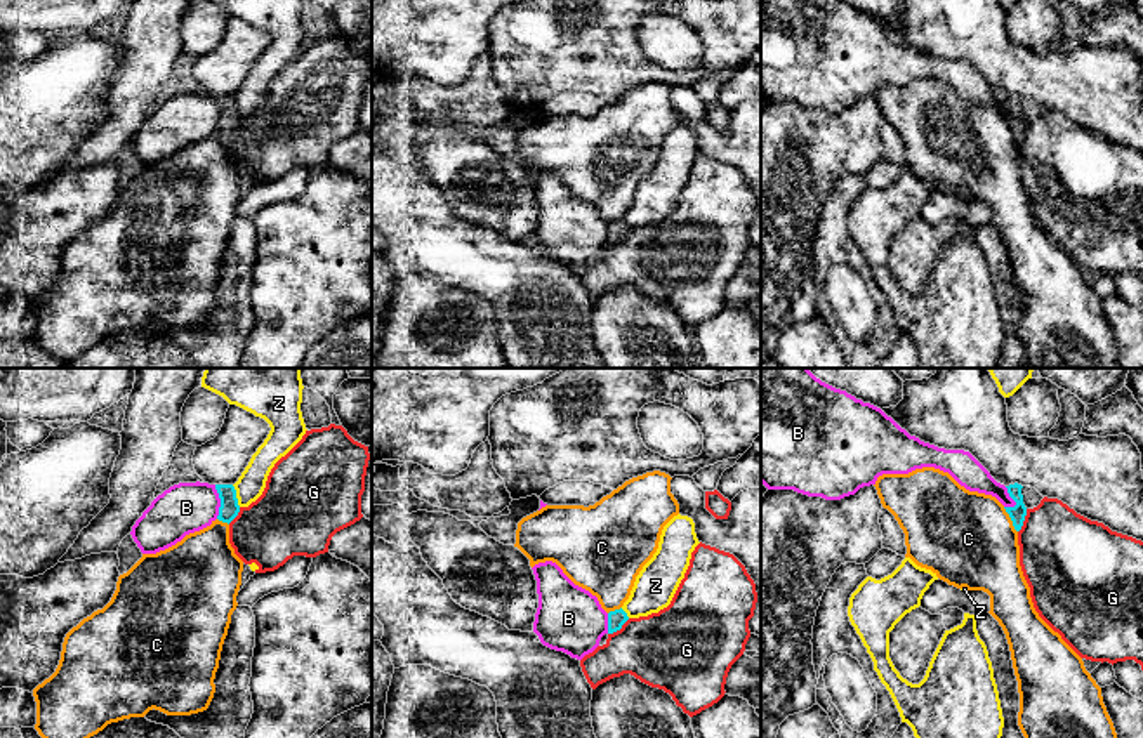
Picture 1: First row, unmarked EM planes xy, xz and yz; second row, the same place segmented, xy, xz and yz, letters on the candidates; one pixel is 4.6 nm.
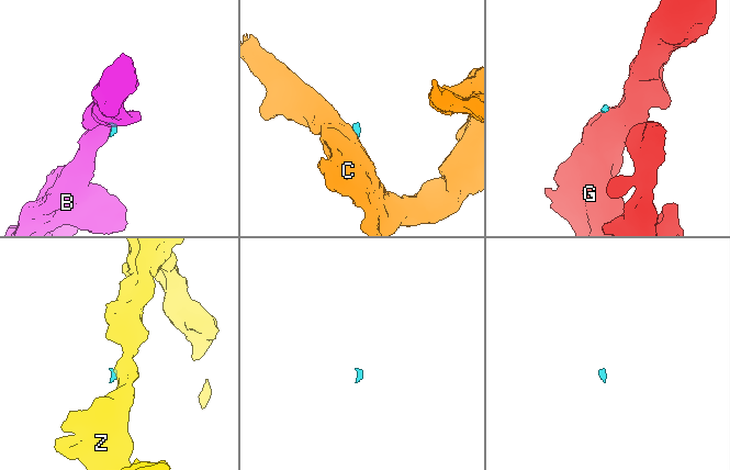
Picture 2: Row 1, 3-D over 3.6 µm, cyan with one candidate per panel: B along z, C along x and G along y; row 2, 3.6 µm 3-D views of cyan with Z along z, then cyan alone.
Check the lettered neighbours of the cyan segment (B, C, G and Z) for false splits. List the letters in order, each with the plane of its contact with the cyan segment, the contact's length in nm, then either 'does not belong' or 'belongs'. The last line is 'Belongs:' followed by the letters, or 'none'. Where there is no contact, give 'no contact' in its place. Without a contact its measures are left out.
B: xy | 160 nm | does not belong
C: yz | 140 nm | does not belong
G: xz | 130 nm | belongs
Z: xy | 110 nm | does not belong
Belongs: G

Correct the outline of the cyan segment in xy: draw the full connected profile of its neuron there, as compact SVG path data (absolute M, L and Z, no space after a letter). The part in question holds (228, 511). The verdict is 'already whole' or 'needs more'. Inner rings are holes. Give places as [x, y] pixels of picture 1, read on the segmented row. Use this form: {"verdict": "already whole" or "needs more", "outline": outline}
{"verdict": "needs more", "outline": "M342 425L306 431L302 439L271 469L262 495L248 507L240 507L233 484L215 484L221 498L217 519L229 524L229 544L245 563L255 563L255 573L274 571L294 556L316 557L328 552L332 537L363 517L361 495L370 453L368 446L354 441Z"}

